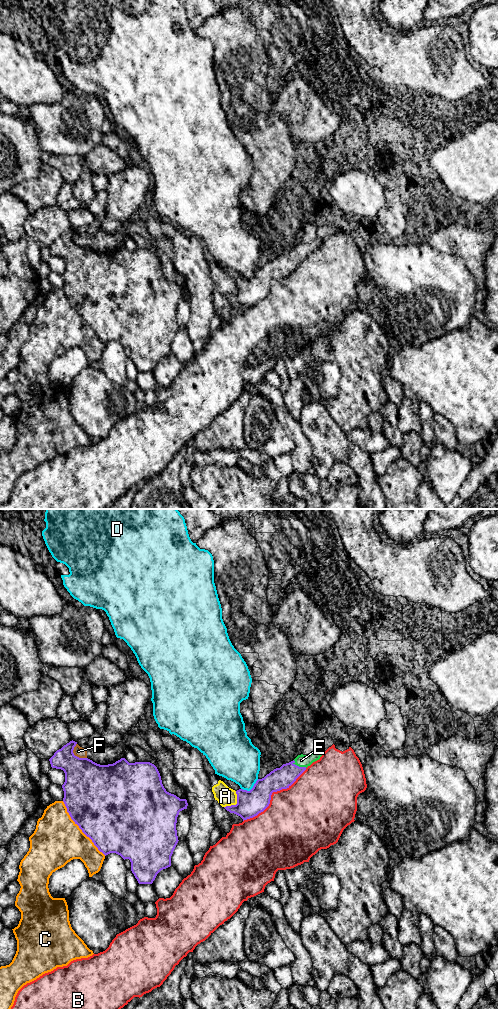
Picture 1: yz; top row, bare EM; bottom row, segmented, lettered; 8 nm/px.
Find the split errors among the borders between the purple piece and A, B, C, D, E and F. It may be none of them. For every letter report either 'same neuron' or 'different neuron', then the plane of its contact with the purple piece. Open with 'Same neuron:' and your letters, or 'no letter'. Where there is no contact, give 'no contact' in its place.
Same neuron: E
A: different neuron | yz
B: different neuron | yz
C: different neuron | yz
D: different neuron | yz
E: same neuron | yz
F: different neuron | yz

